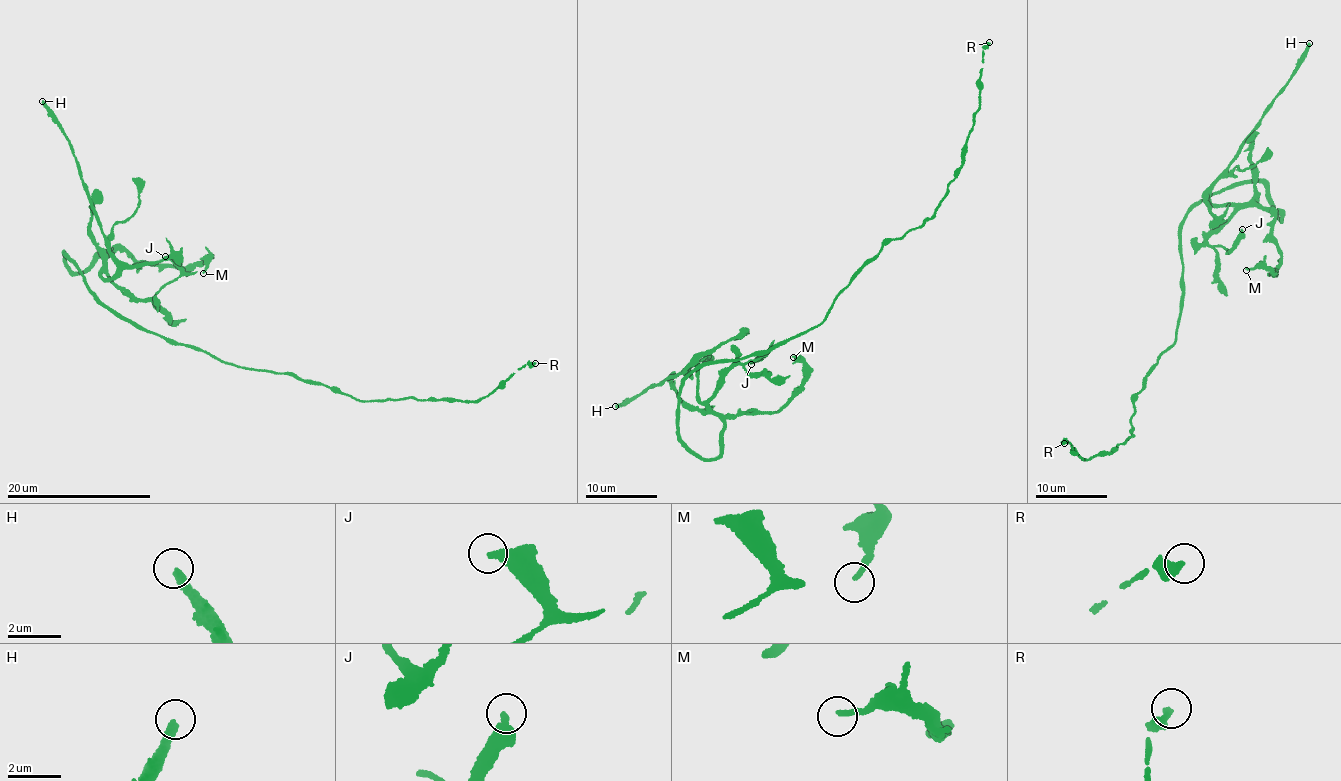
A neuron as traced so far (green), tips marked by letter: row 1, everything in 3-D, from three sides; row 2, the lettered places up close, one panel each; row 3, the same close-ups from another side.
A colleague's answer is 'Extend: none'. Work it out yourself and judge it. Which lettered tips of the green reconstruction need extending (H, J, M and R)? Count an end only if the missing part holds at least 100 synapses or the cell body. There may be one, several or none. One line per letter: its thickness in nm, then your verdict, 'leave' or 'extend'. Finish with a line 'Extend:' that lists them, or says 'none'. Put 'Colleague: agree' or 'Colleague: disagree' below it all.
H: 340 nm | extend
J: 240 nm | leave
M: 190 nm | leave
R: 320 nm | leave
Extend: H
Colleague: disagree

